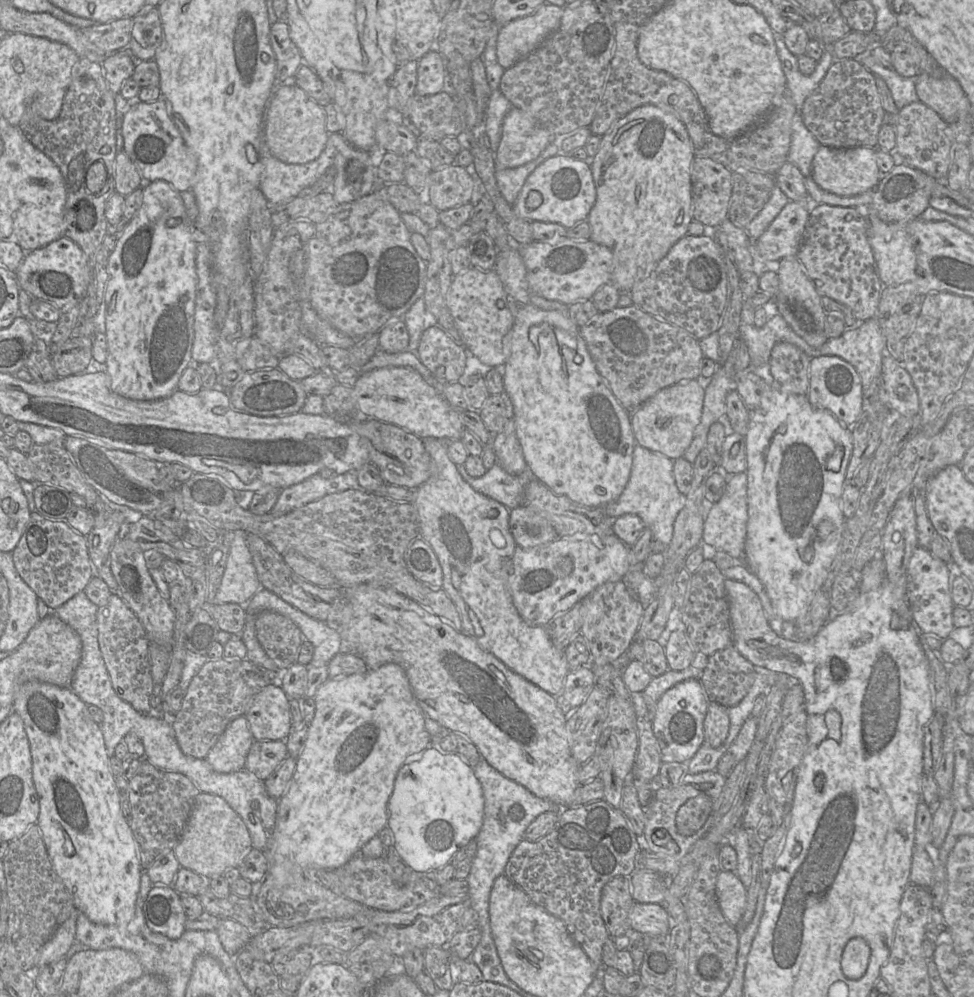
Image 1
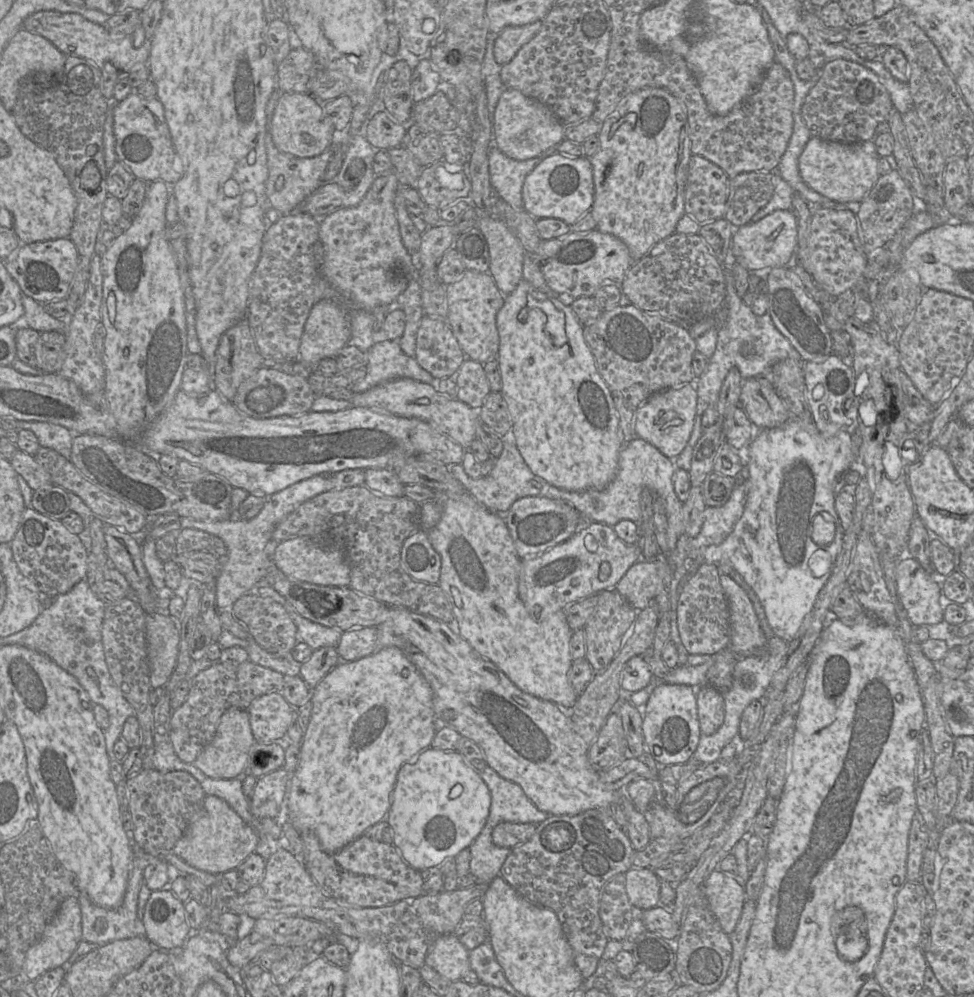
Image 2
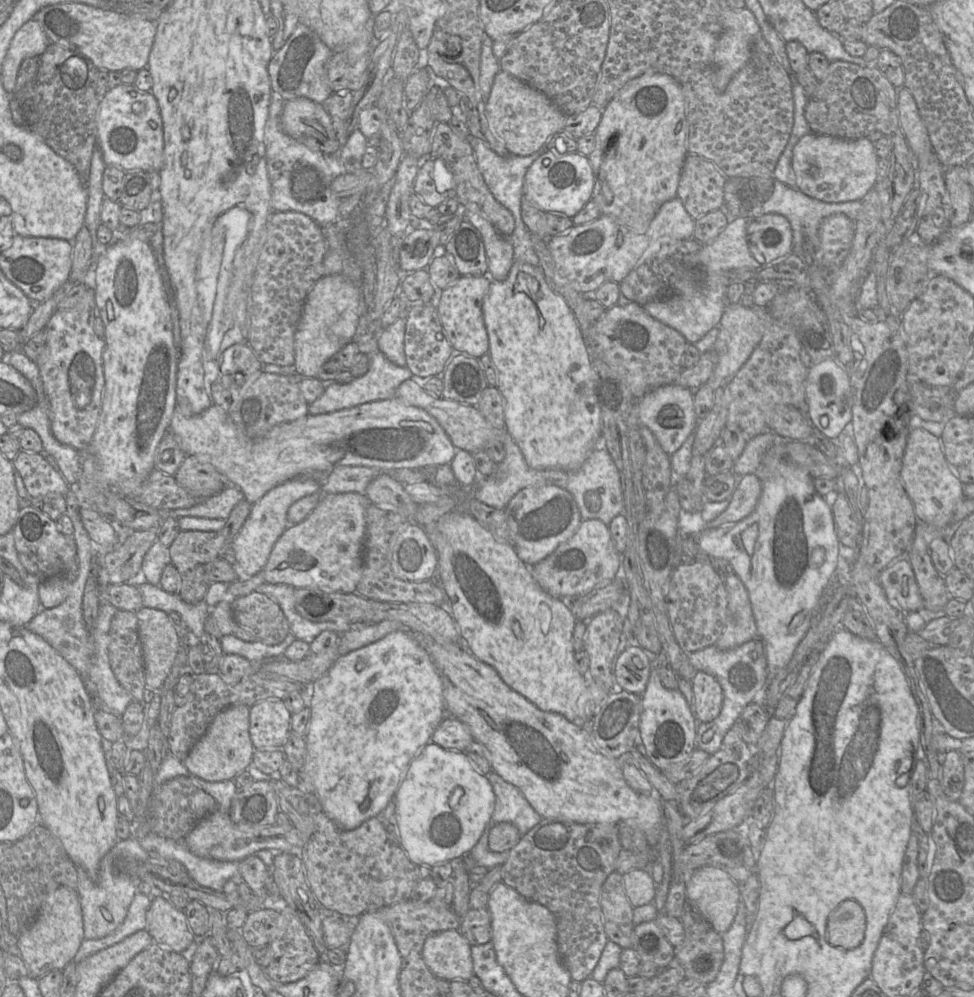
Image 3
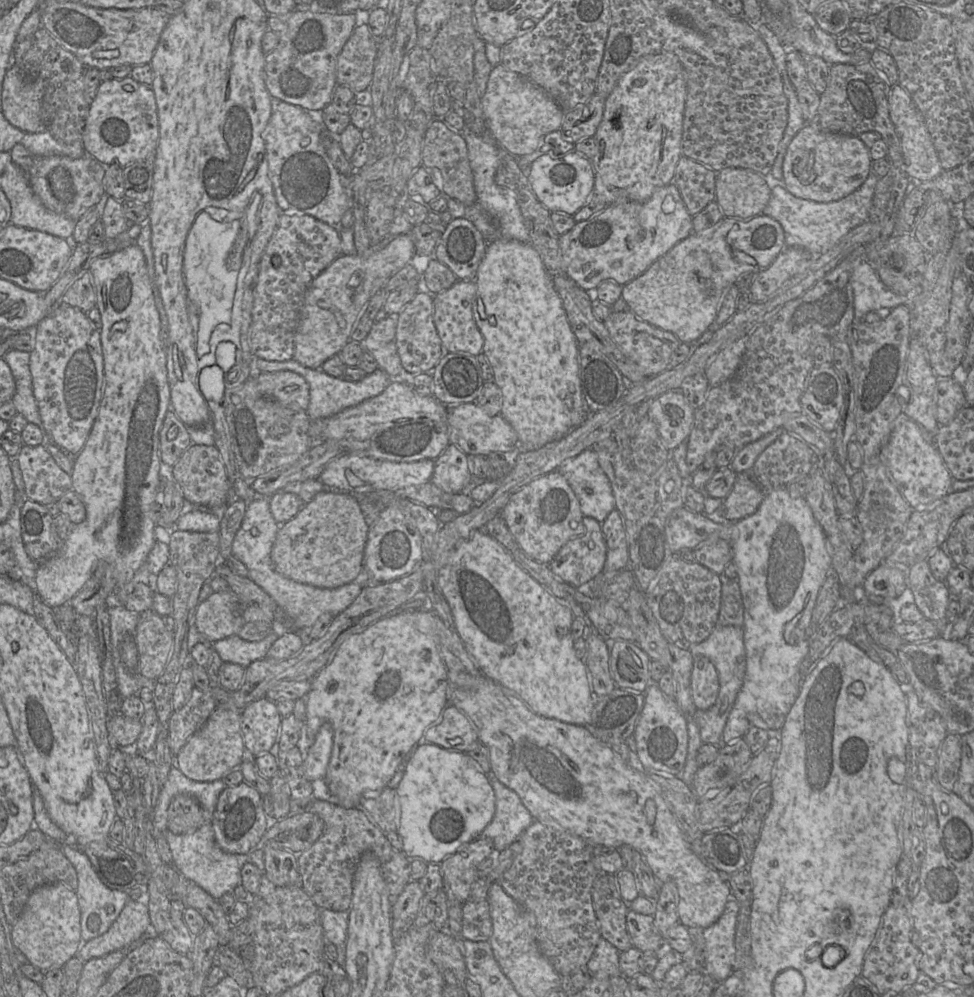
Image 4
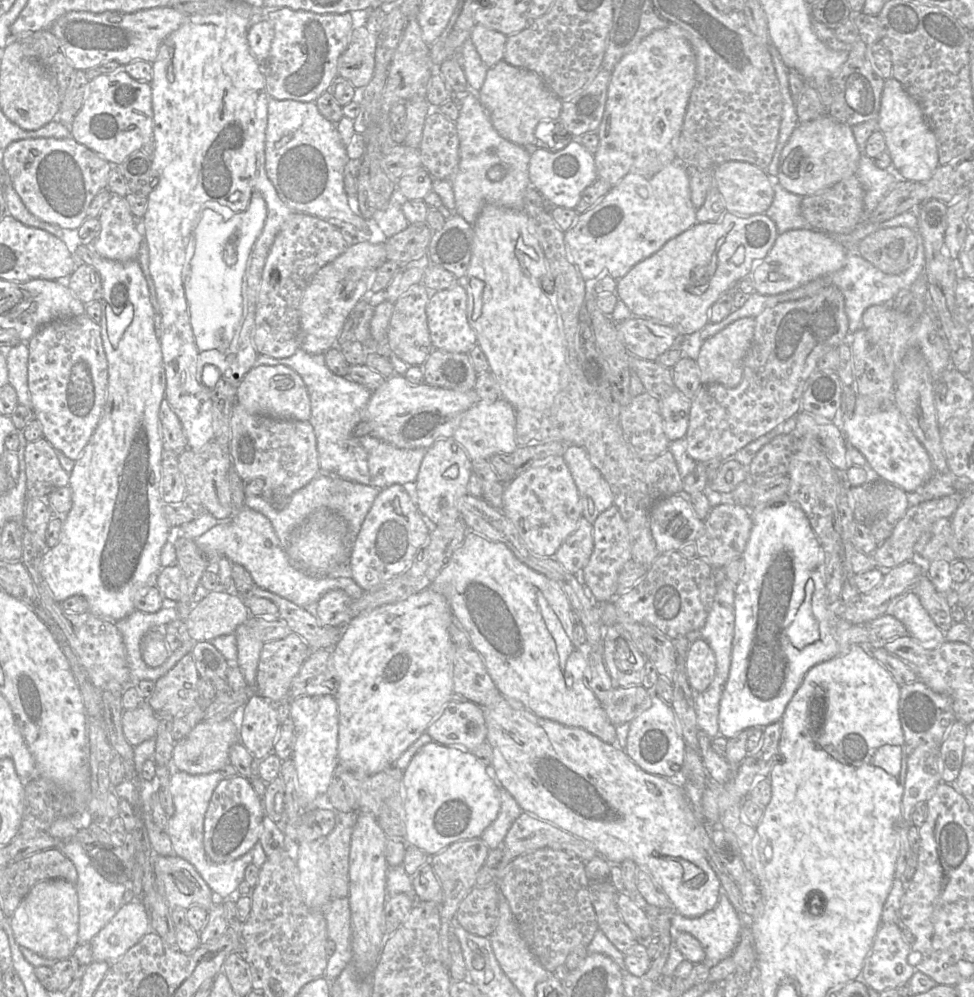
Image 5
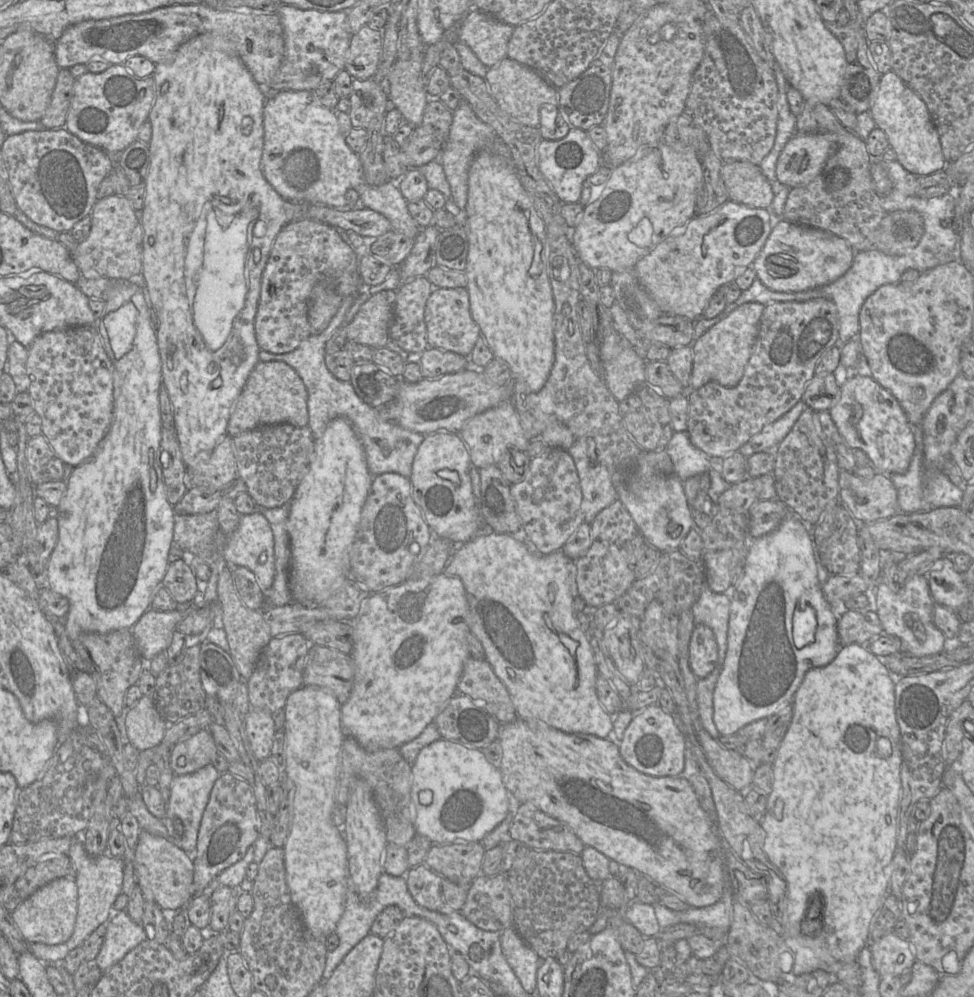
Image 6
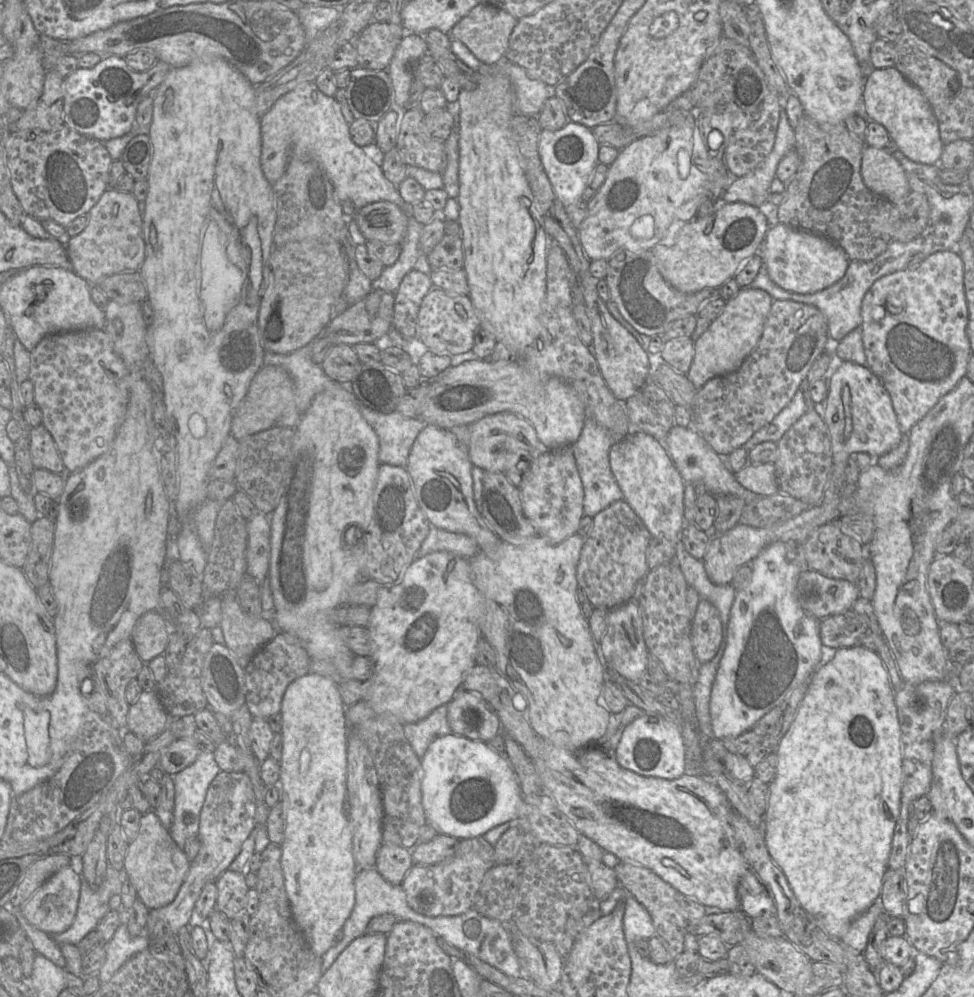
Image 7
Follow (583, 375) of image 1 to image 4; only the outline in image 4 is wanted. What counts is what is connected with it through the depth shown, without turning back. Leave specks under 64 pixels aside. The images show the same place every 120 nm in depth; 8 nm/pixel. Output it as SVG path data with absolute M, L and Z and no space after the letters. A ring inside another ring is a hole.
M499 239L488 242L474 281L474 319L484 338L483 353L493 369L493 381L502 392L501 415L516 432L518 449L537 450L563 438L581 425L591 412L579 378L579 344L541 256L530 243Z

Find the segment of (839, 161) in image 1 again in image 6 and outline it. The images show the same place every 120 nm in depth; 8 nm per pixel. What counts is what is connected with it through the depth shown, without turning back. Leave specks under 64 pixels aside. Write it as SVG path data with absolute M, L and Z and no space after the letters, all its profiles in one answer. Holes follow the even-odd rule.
M796 133L786 143L776 163L776 178L788 188L809 184L836 151L836 137L829 133Z

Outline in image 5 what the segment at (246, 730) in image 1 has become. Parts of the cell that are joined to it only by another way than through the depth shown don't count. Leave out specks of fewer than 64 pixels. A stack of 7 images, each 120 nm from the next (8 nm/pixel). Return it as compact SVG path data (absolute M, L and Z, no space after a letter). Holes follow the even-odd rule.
M229 718L220 722L198 723L184 738L175 743L168 768L170 775L182 771L190 775L216 772L229 762L229 748L239 741L238 722Z

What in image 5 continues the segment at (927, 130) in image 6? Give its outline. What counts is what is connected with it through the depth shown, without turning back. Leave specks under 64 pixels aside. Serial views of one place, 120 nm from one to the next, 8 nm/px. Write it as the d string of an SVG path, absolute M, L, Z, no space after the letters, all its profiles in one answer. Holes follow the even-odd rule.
M893 77L885 80L881 96L878 130L883 134L892 169L902 180L928 181L939 166L937 142L918 102Z

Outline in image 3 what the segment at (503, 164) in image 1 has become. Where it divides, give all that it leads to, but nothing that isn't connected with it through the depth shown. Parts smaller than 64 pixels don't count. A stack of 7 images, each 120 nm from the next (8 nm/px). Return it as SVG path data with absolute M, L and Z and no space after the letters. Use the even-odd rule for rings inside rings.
M502 70L494 78L485 114L508 152L517 156L537 152L554 134L564 131L566 121L566 116L544 93Z

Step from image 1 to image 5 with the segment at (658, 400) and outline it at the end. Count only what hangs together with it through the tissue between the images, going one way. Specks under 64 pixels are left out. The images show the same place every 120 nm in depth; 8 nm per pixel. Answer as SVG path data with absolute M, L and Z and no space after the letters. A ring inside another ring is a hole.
M679 390L660 398L660 411L663 418L663 428L670 442L686 437L689 424L691 400Z

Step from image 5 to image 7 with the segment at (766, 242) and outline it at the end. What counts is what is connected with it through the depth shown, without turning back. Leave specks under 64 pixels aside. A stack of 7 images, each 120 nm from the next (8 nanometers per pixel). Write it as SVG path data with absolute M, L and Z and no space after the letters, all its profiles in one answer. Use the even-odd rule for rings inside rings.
M723 202L707 217L695 218L689 222L674 221L661 241L650 250L661 275L668 283L678 291L693 293L704 288L721 287L735 277L742 264L758 254L768 229L767 218L759 208L741 202Z

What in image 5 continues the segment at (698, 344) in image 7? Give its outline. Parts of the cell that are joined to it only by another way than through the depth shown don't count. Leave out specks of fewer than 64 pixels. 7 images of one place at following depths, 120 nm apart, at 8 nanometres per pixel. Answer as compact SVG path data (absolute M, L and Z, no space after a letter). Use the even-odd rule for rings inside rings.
M741 318L703 341L696 360L700 369L701 385L719 383L735 388L740 384L743 377L743 360L752 343L754 327L755 318Z

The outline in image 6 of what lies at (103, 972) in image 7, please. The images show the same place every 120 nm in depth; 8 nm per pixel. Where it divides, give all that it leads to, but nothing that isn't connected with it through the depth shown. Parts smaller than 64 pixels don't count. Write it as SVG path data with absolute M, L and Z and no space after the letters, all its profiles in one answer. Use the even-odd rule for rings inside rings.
M126 909L114 912L107 922L105 939L95 958L95 965L102 973L109 970L144 940L143 926L132 921Z

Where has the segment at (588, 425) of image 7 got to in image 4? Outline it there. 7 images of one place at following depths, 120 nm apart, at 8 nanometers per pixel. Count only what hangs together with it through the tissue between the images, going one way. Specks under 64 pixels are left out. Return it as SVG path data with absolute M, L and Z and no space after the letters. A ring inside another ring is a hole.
M592 448L565 459L557 471L567 480L584 516L602 523L615 509L611 484Z

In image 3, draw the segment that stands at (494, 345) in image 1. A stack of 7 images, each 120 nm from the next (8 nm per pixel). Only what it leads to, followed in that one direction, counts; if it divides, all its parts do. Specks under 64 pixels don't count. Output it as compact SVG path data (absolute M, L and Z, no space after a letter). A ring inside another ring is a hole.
M460 276L454 283L438 291L435 306L438 316L455 353L480 358L488 354L489 338L483 317L483 301L489 291L491 278L483 276Z

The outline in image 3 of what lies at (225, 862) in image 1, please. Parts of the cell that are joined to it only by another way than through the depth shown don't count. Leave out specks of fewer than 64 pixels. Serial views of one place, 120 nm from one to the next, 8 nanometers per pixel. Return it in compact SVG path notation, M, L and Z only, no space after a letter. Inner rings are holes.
M218 809L199 821L196 826L184 837L184 842L189 851L194 855L201 858L223 862L241 862L248 856L255 855L257 851L262 849L278 851L290 851L292 848L302 849L302 840L292 824L285 826L274 824L268 827L249 827L238 825L232 821L228 813L222 812Z

